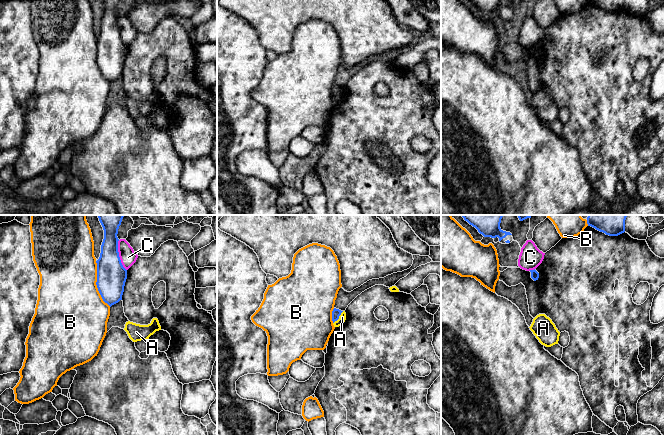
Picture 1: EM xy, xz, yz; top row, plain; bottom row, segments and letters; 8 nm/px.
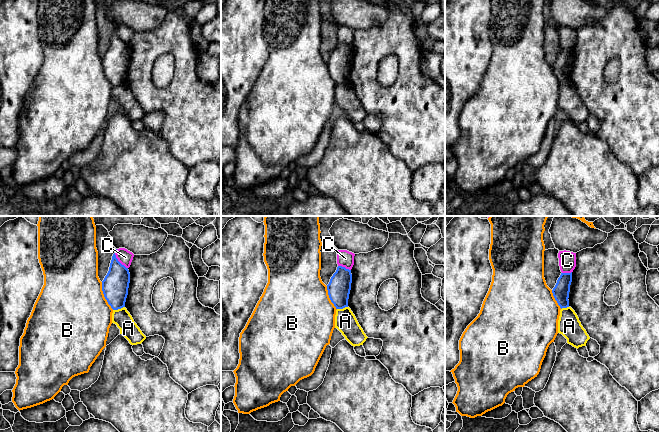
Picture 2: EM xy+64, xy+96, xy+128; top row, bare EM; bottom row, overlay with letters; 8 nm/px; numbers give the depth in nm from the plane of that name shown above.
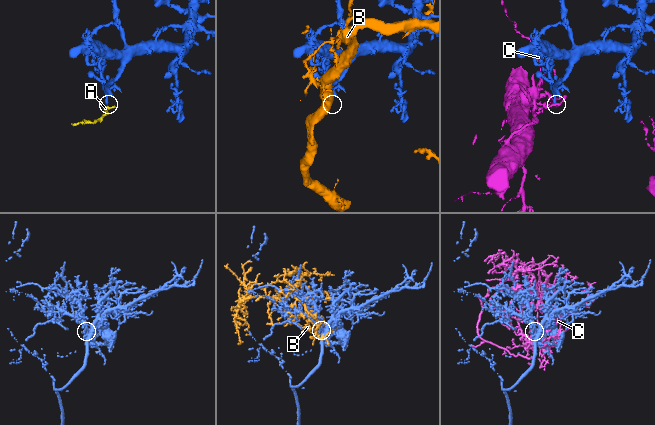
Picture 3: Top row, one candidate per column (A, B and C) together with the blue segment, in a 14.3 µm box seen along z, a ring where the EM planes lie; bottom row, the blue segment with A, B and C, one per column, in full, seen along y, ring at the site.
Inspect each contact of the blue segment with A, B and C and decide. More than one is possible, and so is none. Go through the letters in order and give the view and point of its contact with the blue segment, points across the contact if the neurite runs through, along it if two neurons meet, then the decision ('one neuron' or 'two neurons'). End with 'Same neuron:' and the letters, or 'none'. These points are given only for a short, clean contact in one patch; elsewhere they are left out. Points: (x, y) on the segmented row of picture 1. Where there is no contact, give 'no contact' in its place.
A: meets blue in xz at (338, 317); border along xz (343, 311), (333, 323); two neurons
B: meets blue in xy at (96, 284); two neurons
C: meets blue in xy at (118, 255); two neurons
Same neuron: none

